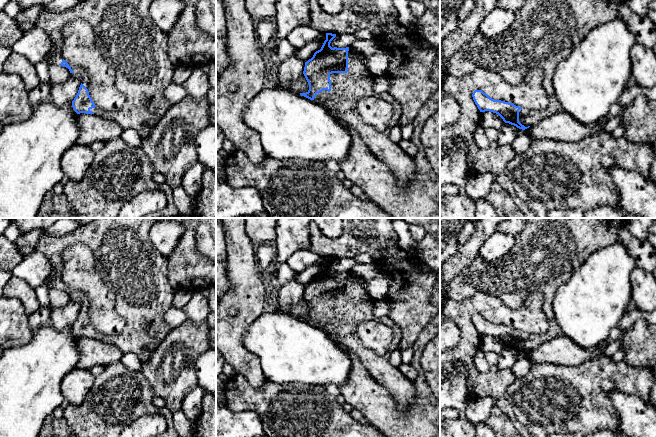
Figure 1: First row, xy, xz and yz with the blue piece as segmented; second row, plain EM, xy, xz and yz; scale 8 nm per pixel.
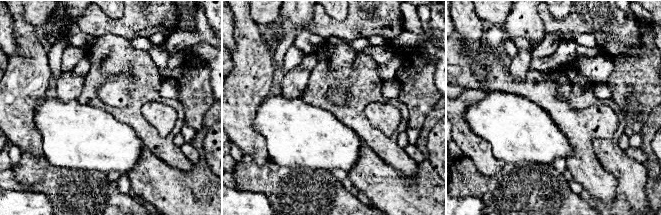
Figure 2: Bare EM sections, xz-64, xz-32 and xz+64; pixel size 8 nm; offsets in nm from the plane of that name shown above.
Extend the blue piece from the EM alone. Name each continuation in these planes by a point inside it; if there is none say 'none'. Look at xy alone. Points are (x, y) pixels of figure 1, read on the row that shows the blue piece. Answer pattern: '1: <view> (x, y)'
1: xy (130, 42)

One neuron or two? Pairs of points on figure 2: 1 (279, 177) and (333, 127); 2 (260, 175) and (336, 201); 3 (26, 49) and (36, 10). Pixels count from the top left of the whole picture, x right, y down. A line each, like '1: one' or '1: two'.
1: two
2: one
3: two

